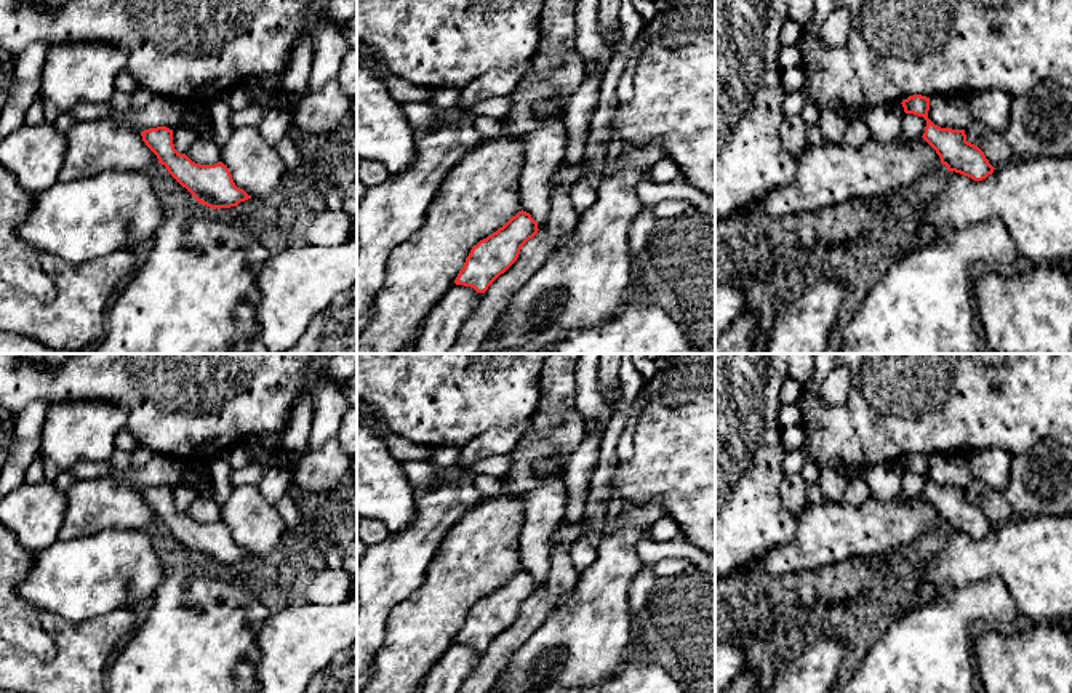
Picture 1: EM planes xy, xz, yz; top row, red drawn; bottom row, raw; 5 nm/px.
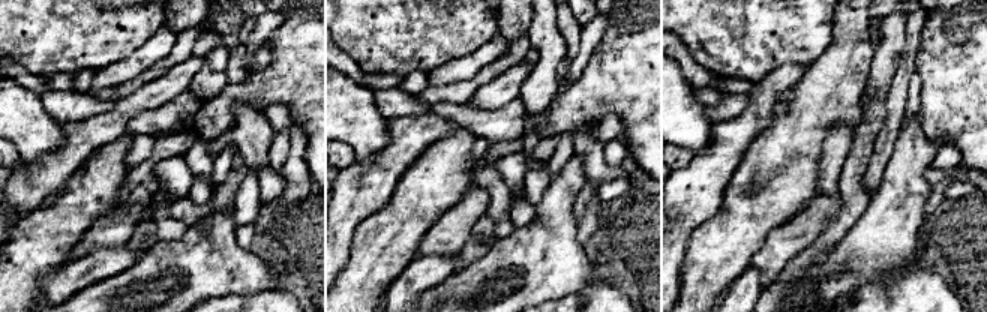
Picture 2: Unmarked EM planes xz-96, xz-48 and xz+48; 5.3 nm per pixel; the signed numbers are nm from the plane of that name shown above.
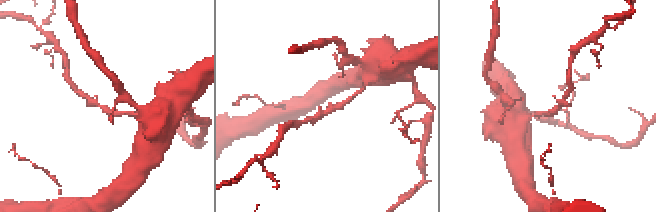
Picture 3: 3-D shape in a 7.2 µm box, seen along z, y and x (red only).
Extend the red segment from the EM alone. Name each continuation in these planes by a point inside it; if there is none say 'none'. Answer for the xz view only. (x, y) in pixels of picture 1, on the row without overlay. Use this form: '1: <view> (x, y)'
none

